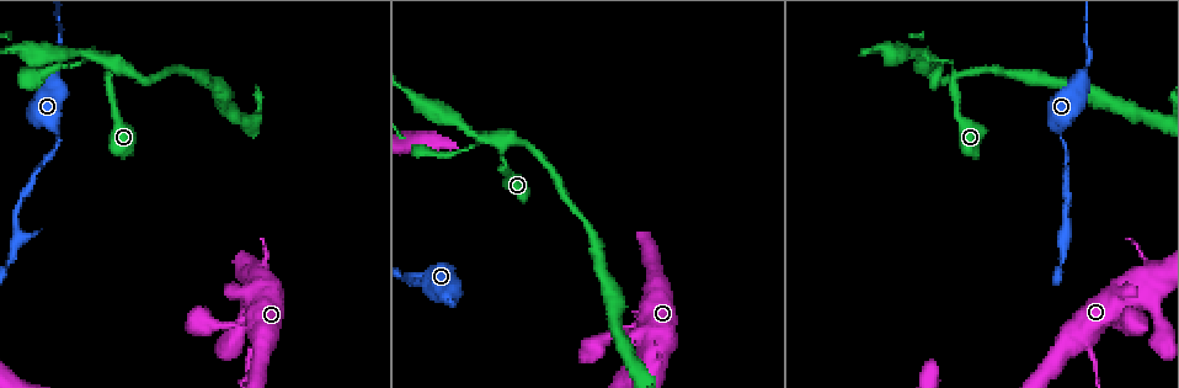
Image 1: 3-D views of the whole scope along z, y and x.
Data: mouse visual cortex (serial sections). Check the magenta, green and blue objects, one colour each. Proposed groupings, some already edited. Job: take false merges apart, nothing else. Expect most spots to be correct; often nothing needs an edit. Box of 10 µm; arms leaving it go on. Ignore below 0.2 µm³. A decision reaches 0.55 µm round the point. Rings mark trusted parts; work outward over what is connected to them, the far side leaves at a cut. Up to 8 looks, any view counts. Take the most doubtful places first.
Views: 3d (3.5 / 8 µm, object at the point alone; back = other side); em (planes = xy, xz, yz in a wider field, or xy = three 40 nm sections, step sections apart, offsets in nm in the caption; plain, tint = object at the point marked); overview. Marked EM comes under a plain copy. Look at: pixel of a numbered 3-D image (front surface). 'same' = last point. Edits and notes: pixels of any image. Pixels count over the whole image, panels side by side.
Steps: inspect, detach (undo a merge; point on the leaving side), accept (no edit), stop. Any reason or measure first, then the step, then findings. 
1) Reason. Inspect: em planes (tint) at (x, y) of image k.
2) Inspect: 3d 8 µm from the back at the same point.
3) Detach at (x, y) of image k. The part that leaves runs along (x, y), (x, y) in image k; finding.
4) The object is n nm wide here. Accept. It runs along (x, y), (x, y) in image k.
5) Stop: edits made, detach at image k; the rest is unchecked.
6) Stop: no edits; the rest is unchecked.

Inspect: 3d 3.5 µm at (56, 146) of image 1.

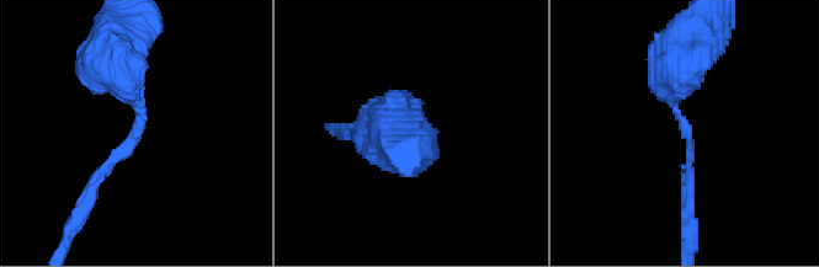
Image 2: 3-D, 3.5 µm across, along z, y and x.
The arms are 150, 500 nm wide. Inspect: em xy step 3 (tint) at (139, 132) of image 2.

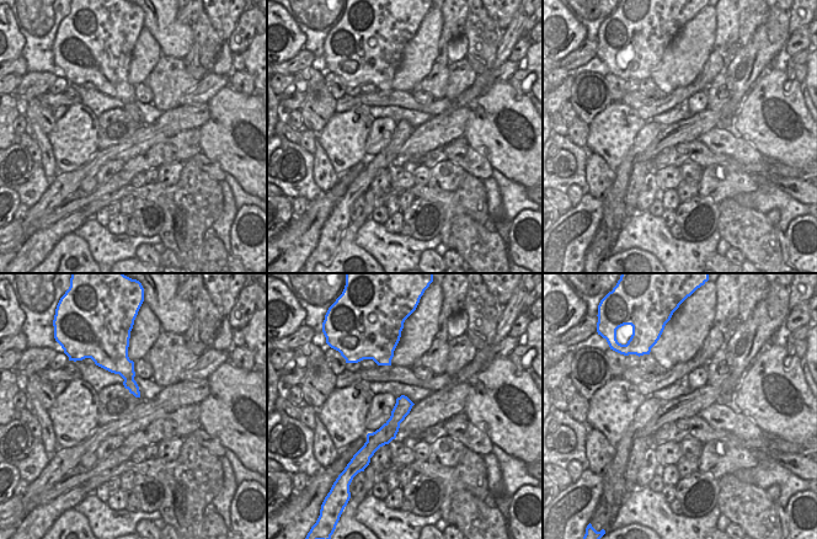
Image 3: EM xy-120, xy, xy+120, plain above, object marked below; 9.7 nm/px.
Accept. One cell here.

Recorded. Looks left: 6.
Two arms in line, one across. Inspect: 3d 3.5 µm at (930, 60) of image 1.

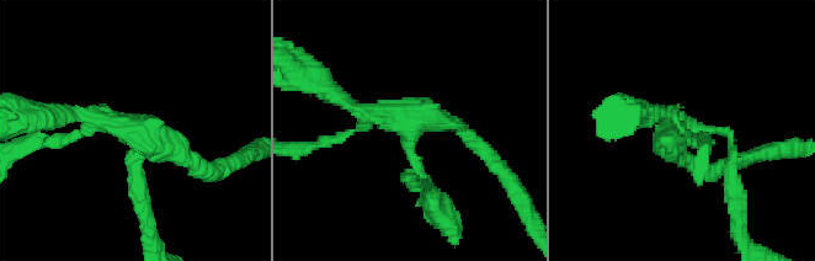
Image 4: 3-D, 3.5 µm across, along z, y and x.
Inspect: em planes (tint) at (131, 129) of image 4.

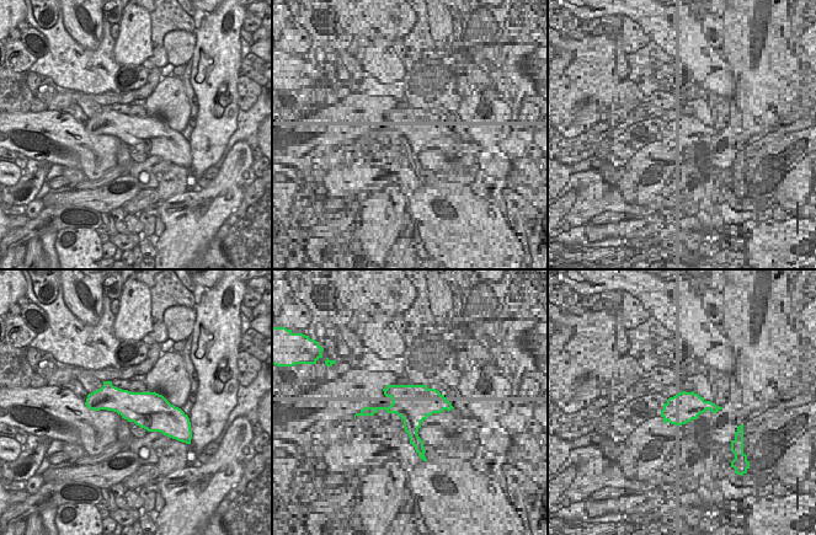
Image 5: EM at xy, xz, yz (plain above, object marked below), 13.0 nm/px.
Accept. It runs along (409, 177), (420, 117), (473, 139) in image 4; one cell here.

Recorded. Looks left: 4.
Thick turns thin. Inspect: 3d 3.5 µm at (250, 353) of image 1.

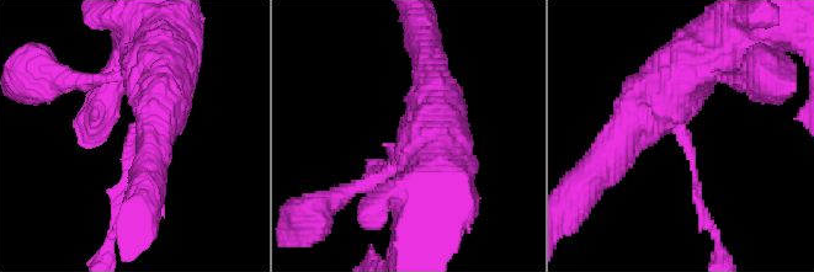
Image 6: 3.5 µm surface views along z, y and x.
The arms are 100, 700 nm wide; now the EM. Inspect: em xy step 3 (tint) at (683, 135) of image 6.

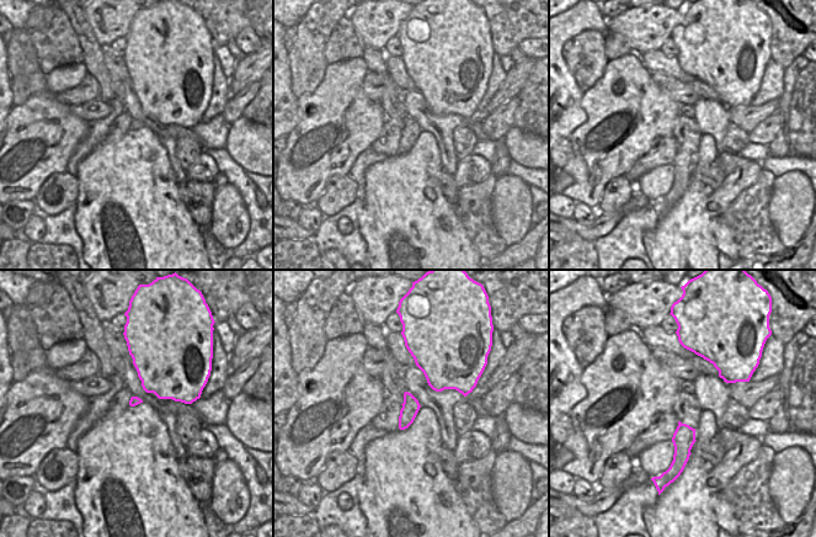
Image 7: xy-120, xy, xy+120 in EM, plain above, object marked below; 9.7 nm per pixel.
Accept. It runs along (169, 59), (116, 211) in image 6; all the same cell.

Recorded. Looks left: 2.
Stop: no edits; the rest is unchecked.

